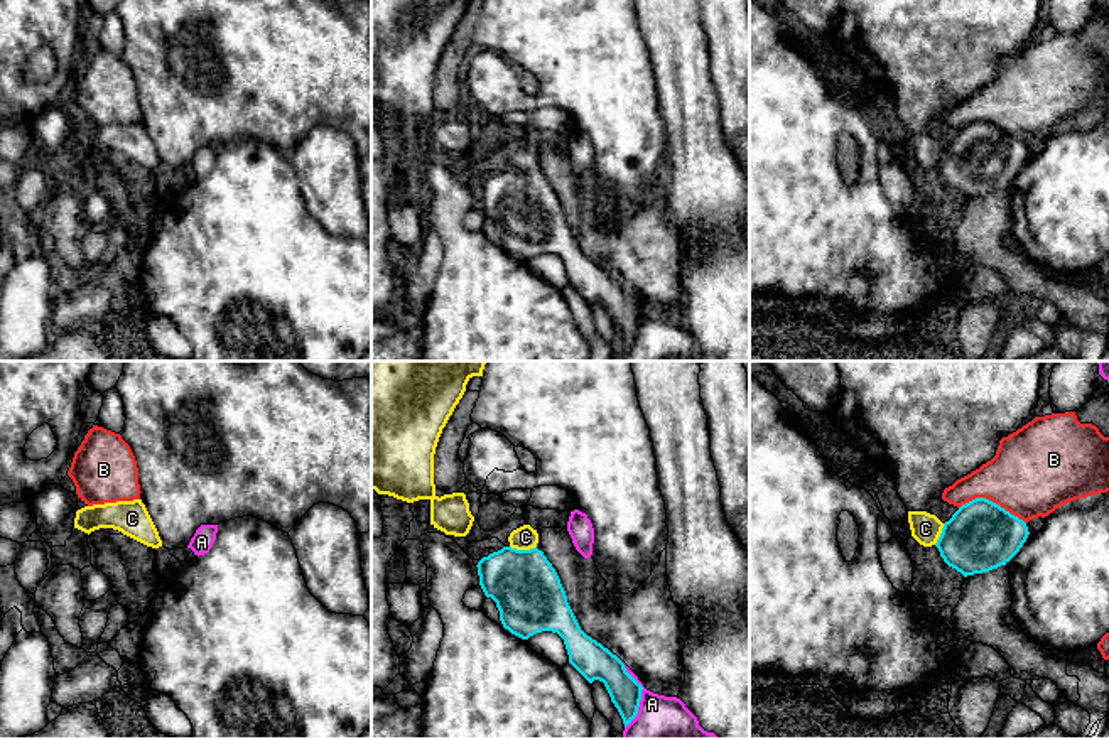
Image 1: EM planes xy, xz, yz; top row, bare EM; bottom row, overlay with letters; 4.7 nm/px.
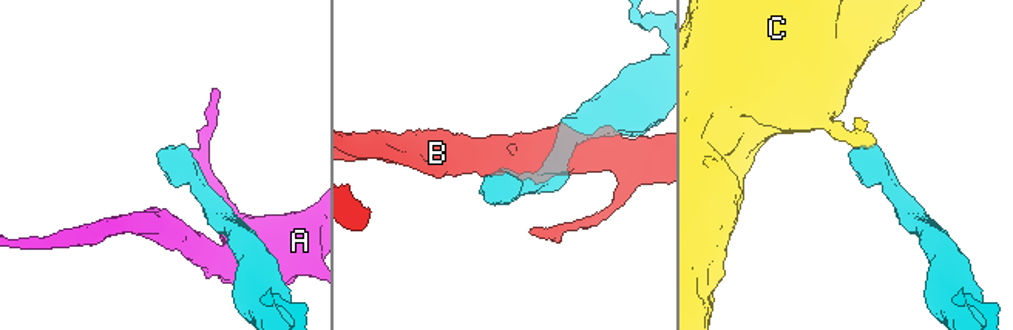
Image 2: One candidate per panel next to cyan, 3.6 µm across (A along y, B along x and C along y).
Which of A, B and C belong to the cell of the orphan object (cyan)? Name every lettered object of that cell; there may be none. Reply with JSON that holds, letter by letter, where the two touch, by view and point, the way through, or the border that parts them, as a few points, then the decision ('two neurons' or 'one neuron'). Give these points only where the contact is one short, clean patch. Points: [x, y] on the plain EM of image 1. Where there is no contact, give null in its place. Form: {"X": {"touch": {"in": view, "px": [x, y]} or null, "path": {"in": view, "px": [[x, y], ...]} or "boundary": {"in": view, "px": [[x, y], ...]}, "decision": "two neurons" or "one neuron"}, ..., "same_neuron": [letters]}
{"A": {"touch": {"in": "xz", "px": [640, 319]}, "decision": "two neurons"}, "B": {"touch": {"in": "yz", "px": [991, 124]}, "decision": "two neurons"}, "C": {"touch": {"in": "xz", "px": [524, 172]}, "path": {"in": "xz", "px": [[524, 206], [524, 172], [525, 159]]}, "decision": "one neuron"}, "same_neuron": ["C"]}

